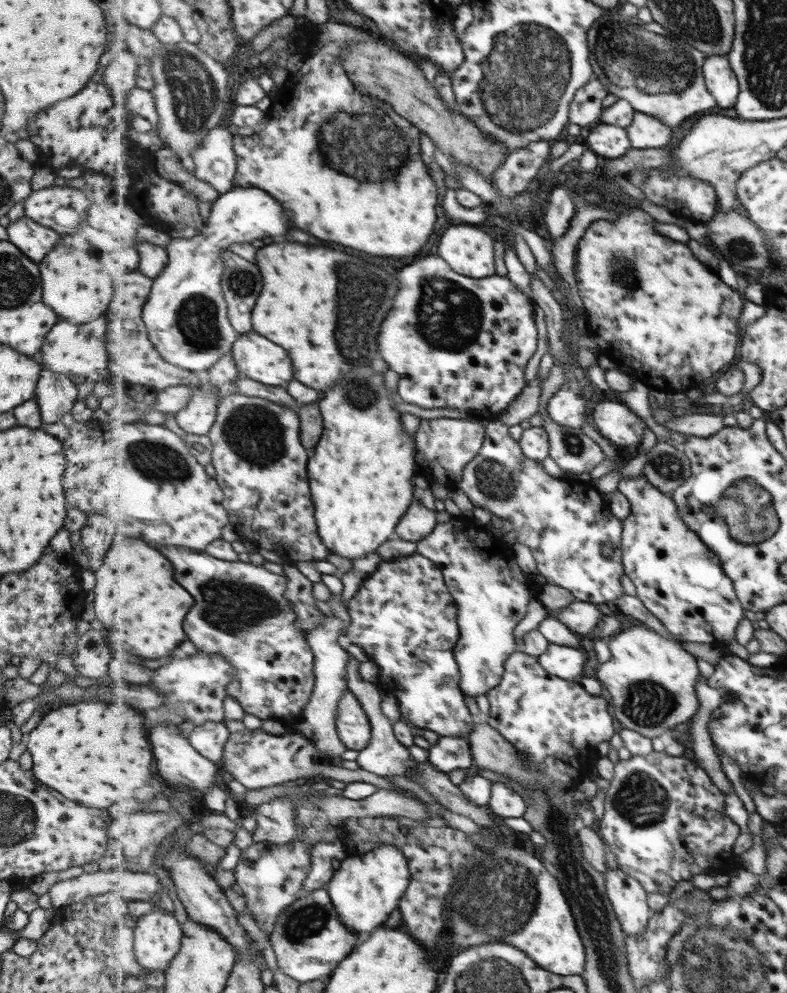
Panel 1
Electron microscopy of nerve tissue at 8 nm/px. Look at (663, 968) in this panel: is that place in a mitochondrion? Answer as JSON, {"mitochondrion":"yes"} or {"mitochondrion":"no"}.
{"mitochondrion":"yes"}

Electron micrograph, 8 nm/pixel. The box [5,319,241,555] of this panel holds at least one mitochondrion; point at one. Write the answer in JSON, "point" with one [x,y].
{"point":[159,462]}

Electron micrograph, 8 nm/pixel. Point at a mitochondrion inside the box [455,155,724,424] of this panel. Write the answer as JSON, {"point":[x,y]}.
{"point":[617,264]}

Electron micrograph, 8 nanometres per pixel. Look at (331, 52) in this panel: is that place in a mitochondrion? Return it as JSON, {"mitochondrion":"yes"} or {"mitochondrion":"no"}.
{"mitochondrion":"no"}

